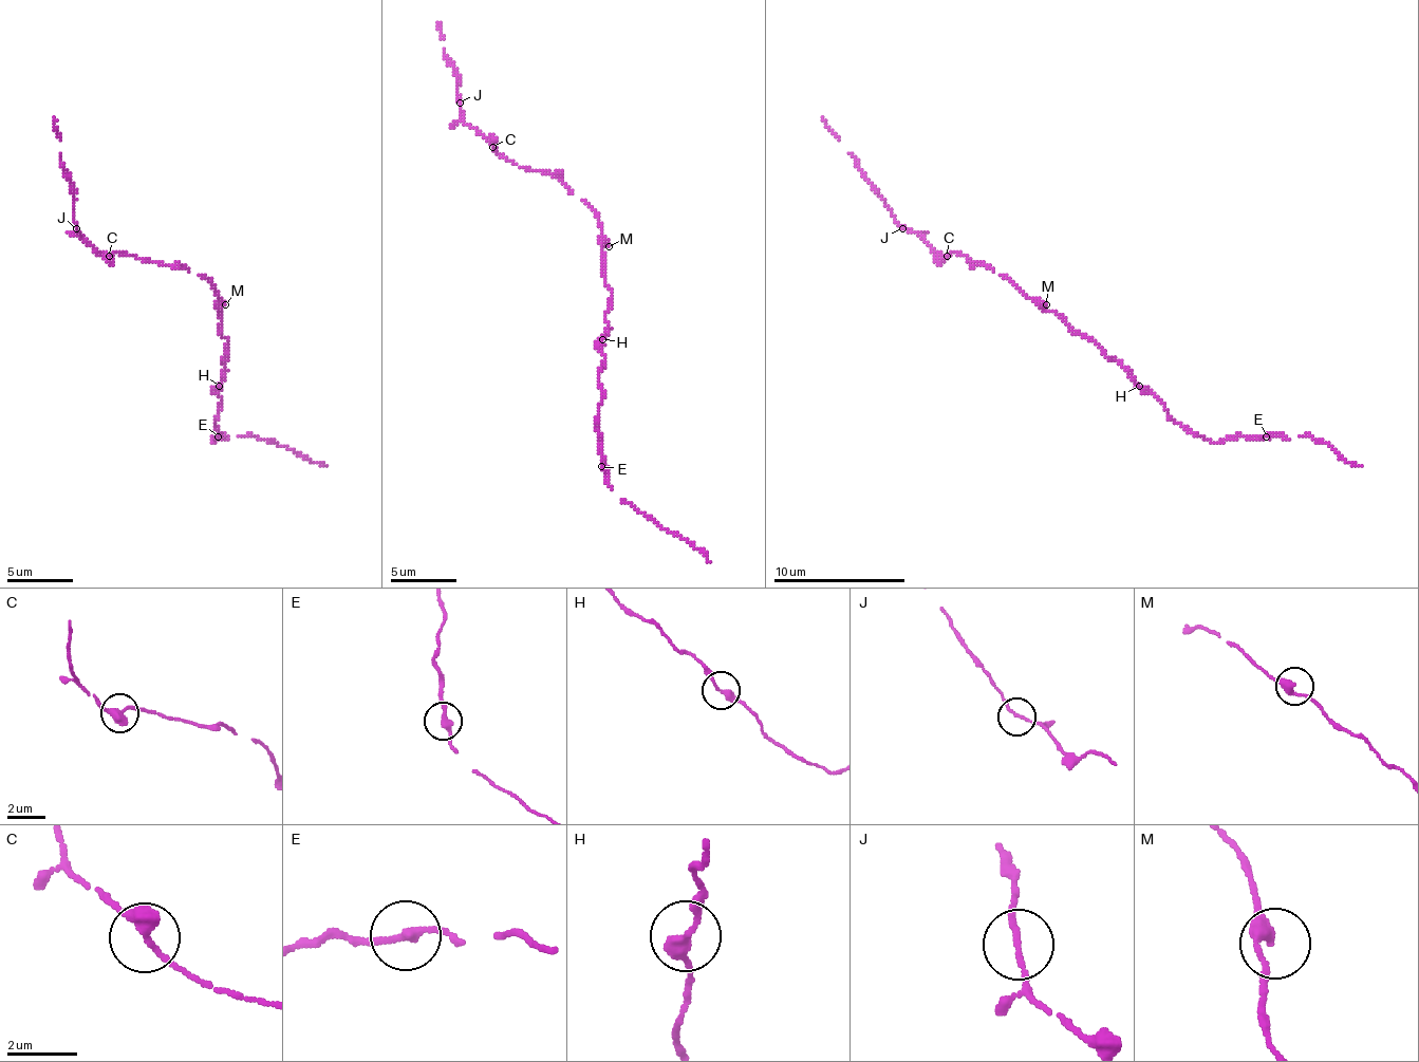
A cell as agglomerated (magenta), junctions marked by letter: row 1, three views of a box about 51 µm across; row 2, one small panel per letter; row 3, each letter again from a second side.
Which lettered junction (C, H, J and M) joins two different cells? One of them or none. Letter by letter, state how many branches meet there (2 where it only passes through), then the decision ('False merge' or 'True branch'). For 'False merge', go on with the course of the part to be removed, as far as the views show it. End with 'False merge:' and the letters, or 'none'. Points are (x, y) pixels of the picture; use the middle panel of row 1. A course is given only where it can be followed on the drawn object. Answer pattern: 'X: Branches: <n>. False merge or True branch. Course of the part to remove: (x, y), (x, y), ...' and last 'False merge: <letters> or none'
C: Branches: 2. True branch
H: Branches: 2. True branch
J: Branches: 2. True branch
M: Branches: 2. True branch
False merge: none

